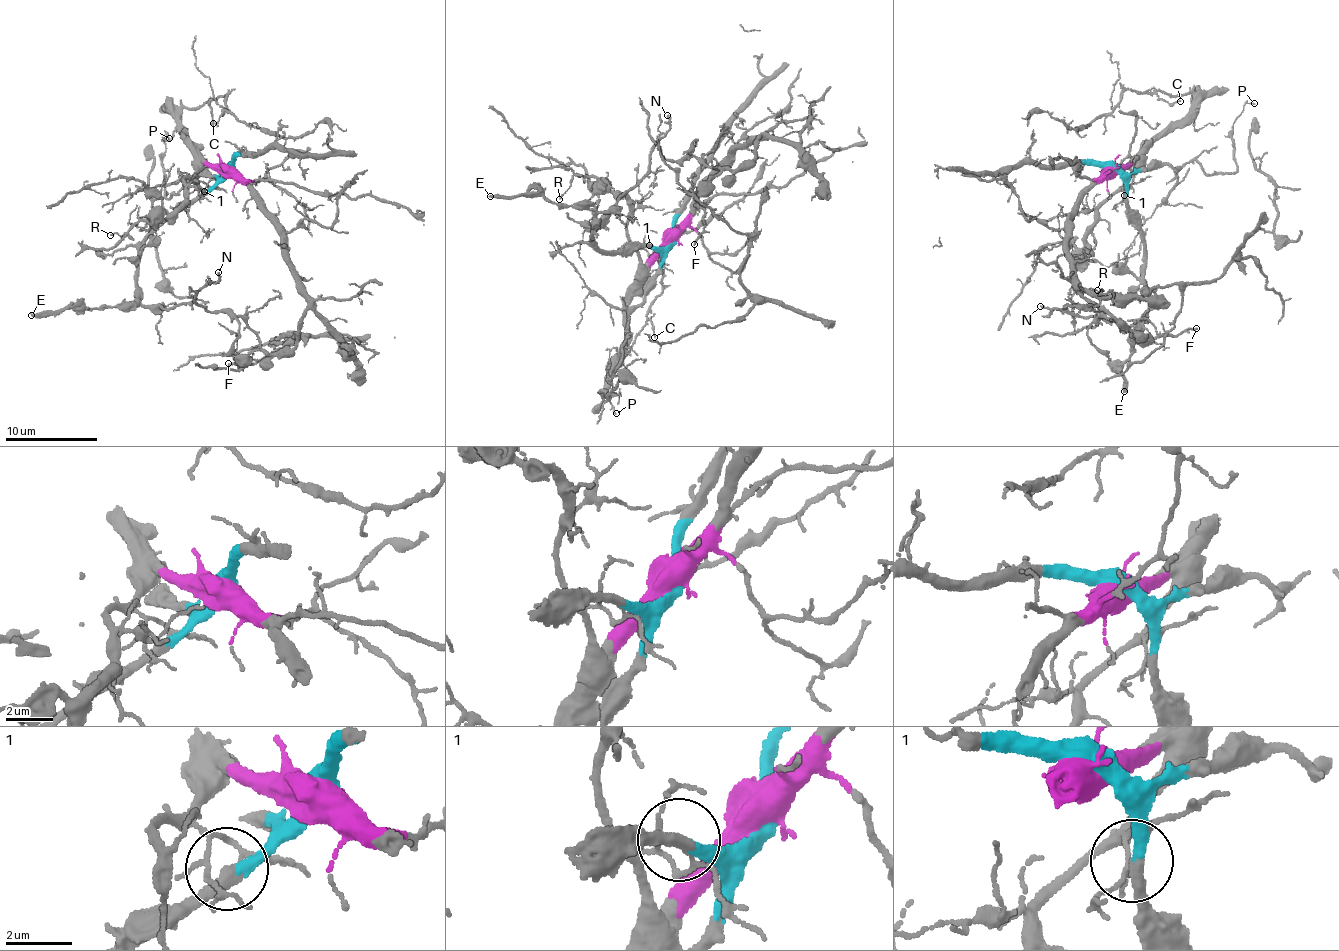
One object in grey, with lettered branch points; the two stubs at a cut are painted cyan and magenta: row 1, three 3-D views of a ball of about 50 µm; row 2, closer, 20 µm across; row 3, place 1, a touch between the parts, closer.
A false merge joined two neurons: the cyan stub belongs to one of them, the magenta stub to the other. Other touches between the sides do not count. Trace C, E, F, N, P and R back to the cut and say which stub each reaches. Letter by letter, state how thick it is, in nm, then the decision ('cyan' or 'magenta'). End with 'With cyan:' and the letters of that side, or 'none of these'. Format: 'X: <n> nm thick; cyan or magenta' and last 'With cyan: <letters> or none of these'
C: 110 nm thick; magenta
E: 320 nm thick; cyan
F: 150 nm thick; magenta
N: 160 nm thick; cyan
P: 70 nm thick; cyan
R: 110 nm thick; magenta
With cyan: E, N, P

